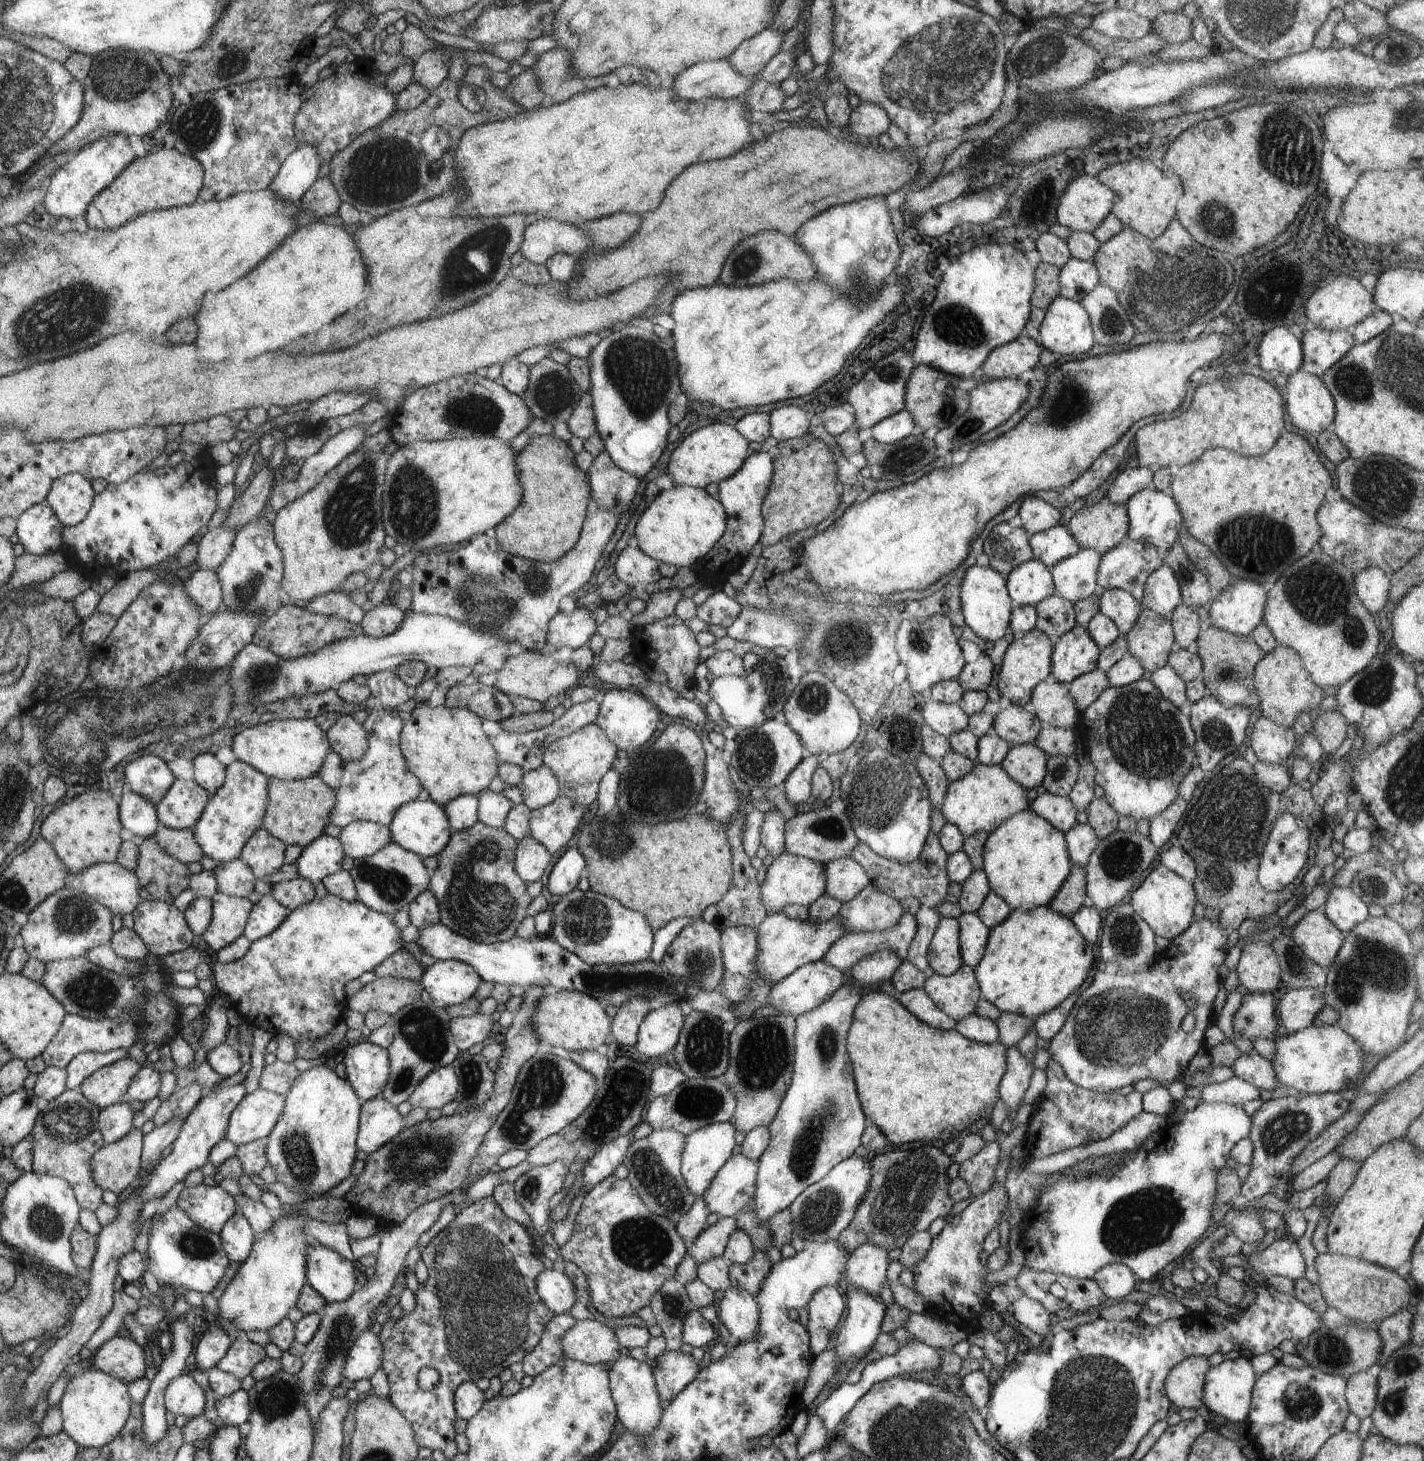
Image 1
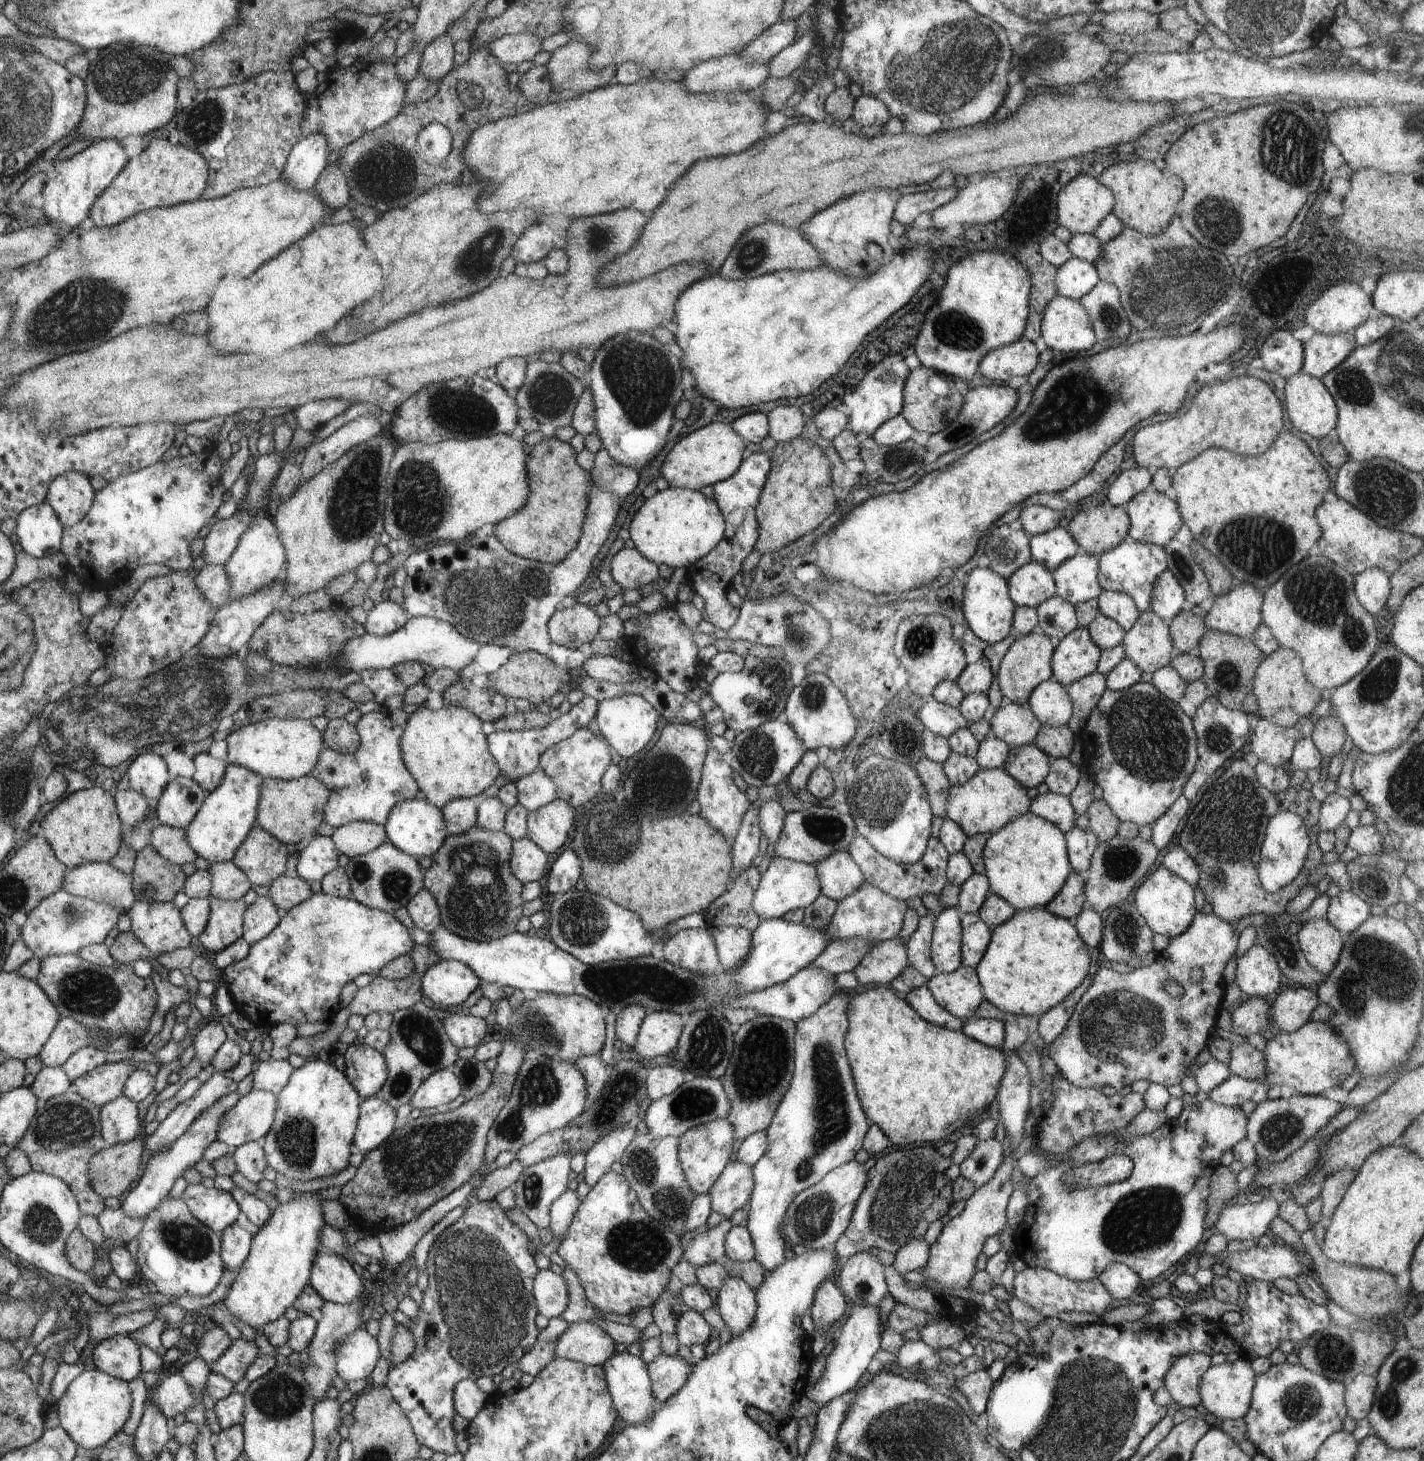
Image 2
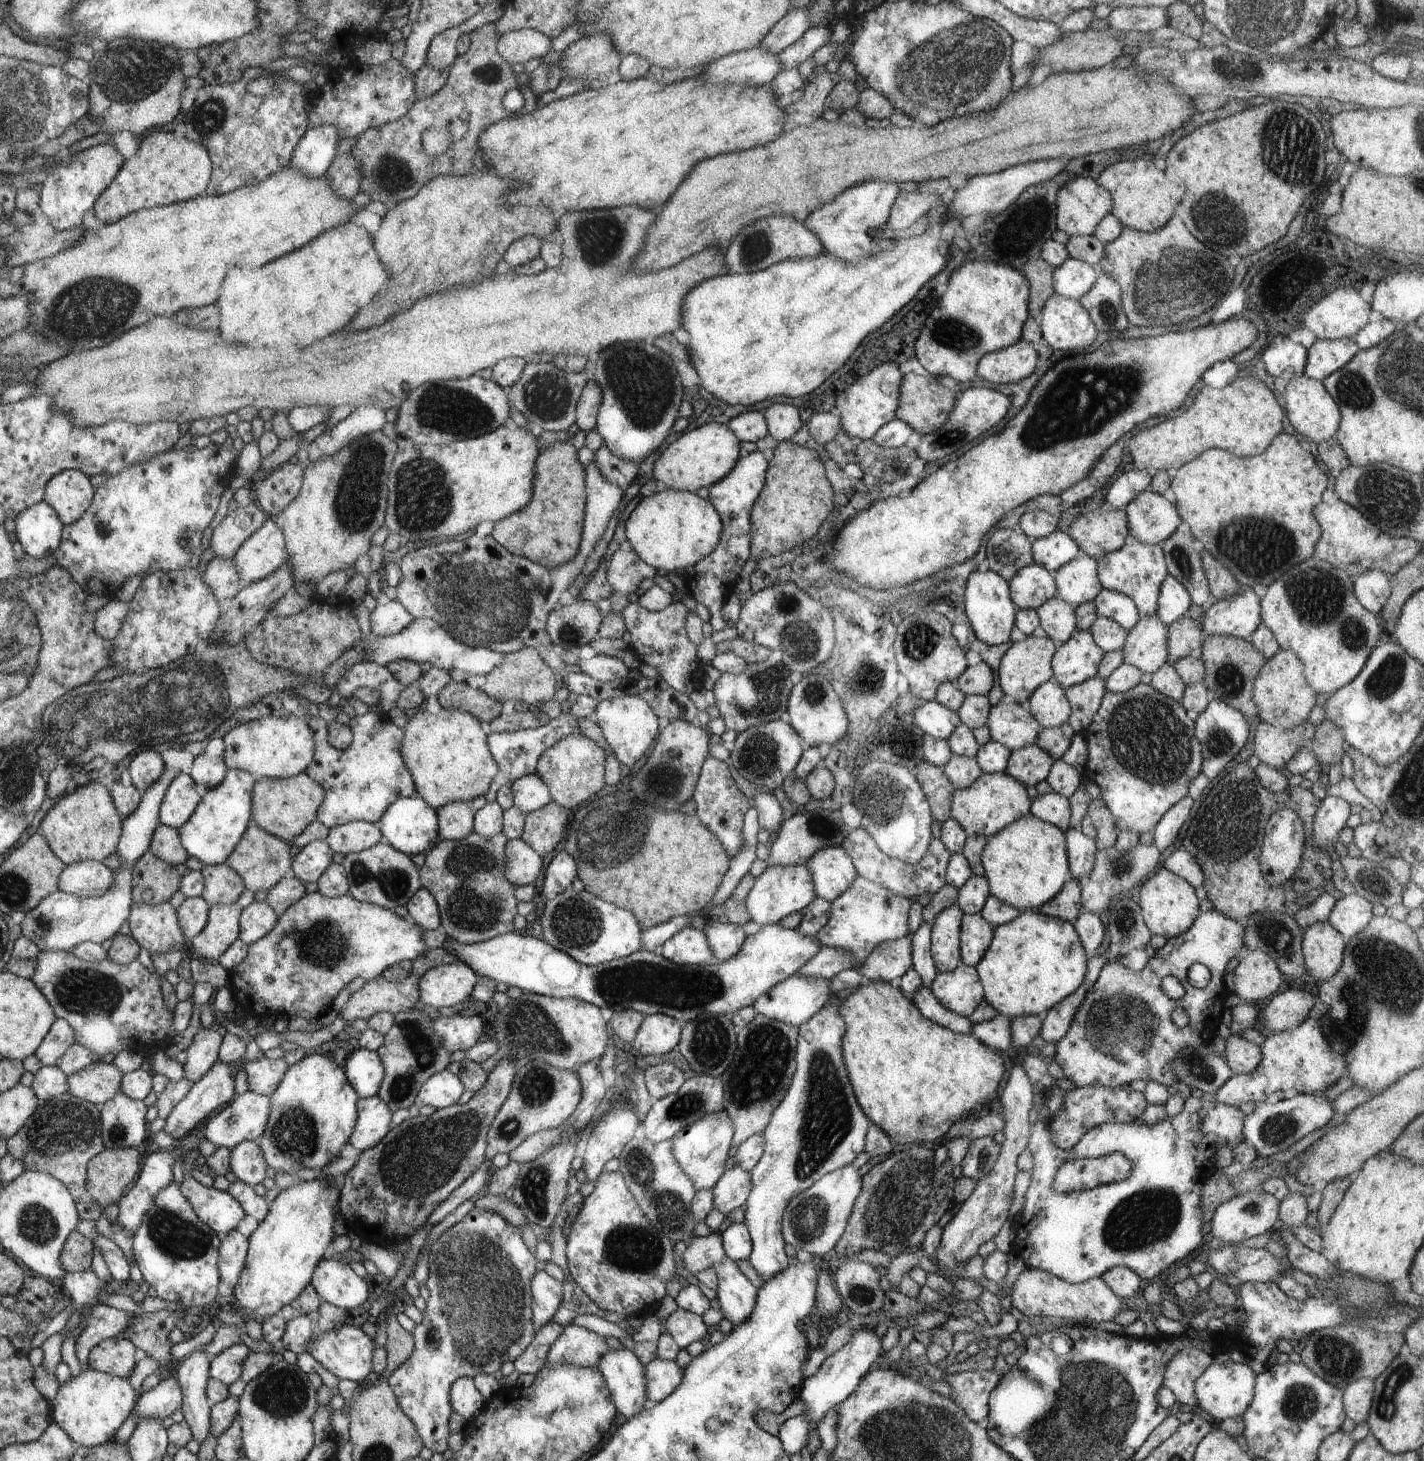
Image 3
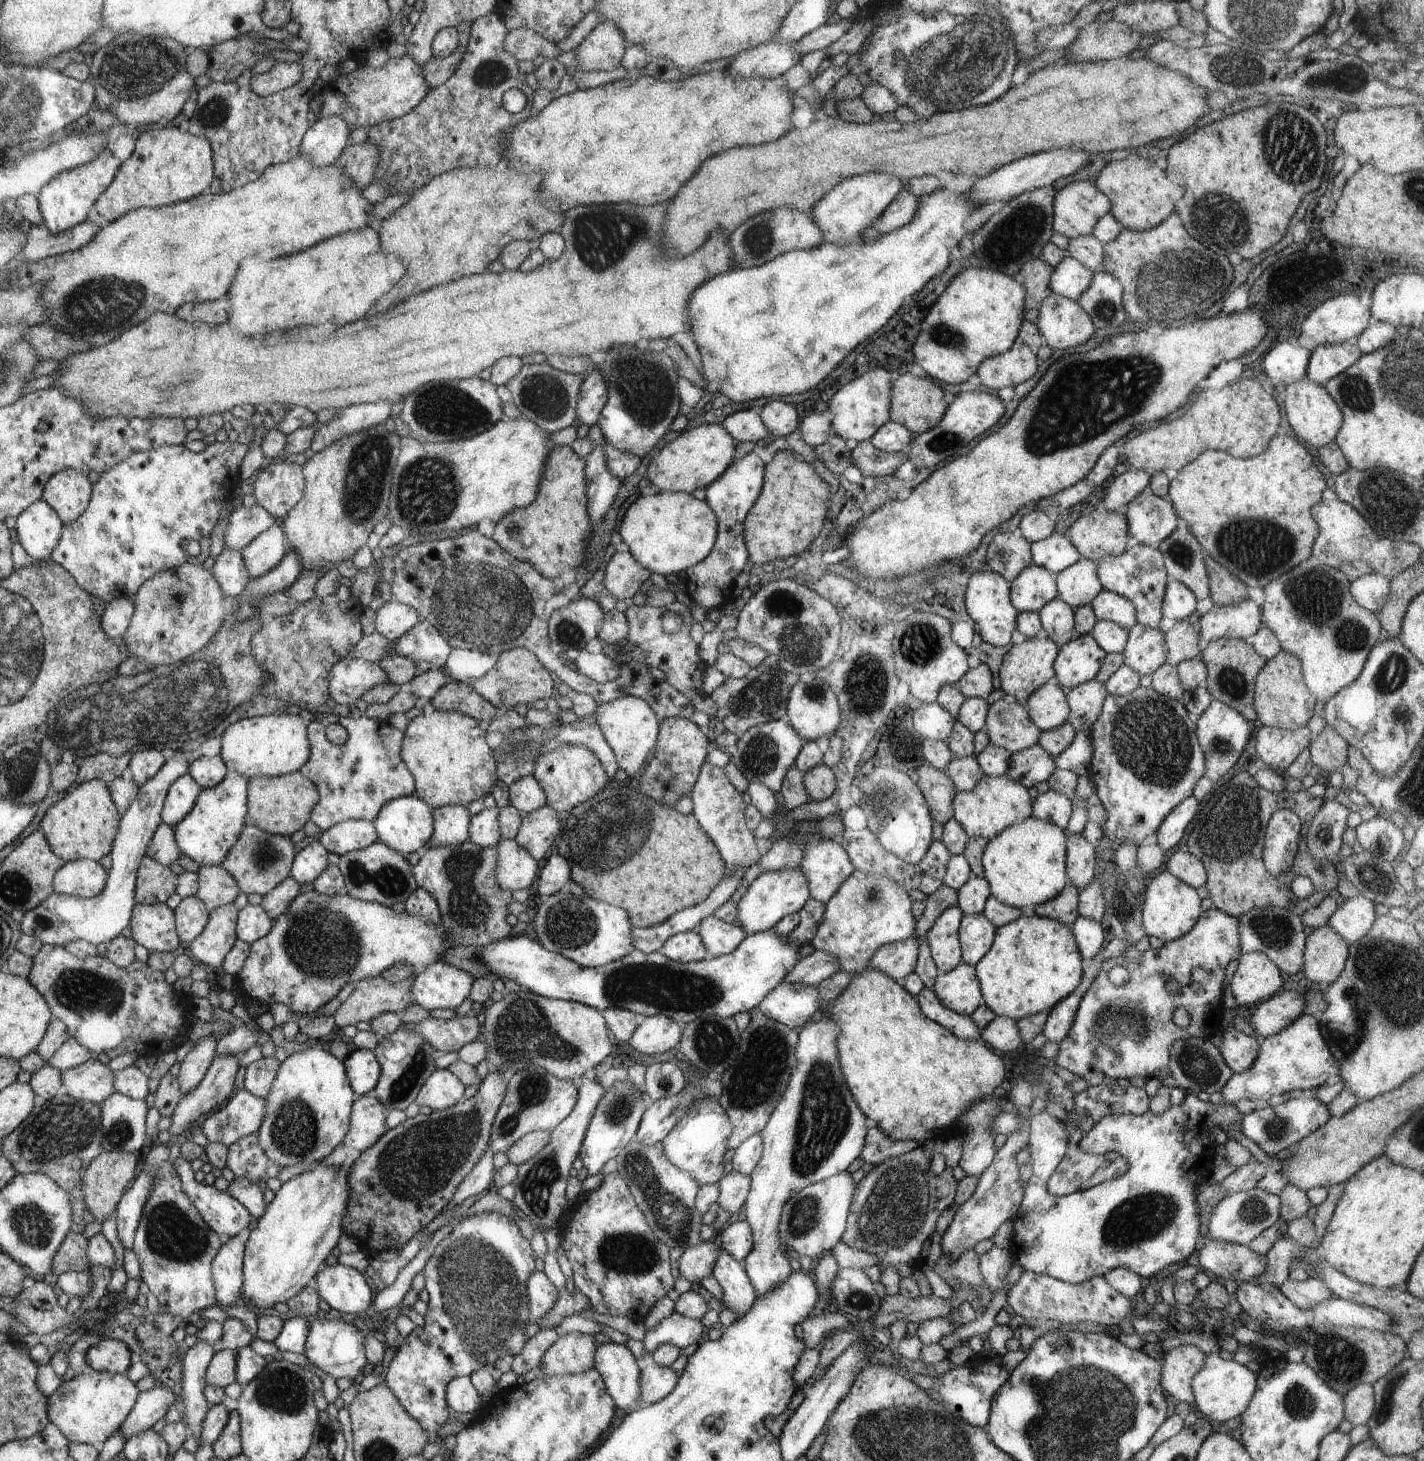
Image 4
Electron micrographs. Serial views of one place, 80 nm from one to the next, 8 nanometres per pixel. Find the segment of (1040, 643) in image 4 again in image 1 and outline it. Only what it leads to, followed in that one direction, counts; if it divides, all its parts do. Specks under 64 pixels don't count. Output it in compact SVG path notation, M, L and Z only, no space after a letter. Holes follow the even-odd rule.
M1034 628L1008 645L996 682L1001 696L1006 696L1010 702L1022 706L1030 700L1034 687L1051 674L1053 643L1051 637Z

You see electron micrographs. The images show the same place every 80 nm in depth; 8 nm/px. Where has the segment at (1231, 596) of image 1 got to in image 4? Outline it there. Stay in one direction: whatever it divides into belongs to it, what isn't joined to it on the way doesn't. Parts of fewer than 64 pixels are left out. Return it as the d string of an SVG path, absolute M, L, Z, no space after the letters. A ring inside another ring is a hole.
M1250 598L1233 605L1214 604L1199 620L1197 628L1204 643L1220 637L1246 640L1262 627L1261 606Z

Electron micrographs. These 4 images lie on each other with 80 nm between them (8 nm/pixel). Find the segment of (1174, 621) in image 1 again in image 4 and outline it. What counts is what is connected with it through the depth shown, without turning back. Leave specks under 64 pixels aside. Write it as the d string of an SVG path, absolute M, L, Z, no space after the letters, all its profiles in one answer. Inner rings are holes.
M1188 618L1178 621L1171 630L1165 633L1164 646L1167 656L1166 663L1176 667L1179 662L1200 657L1200 648L1202 648L1200 644L1202 646L1206 645L1201 640L1201 634L1199 633L1197 625L1191 624Z

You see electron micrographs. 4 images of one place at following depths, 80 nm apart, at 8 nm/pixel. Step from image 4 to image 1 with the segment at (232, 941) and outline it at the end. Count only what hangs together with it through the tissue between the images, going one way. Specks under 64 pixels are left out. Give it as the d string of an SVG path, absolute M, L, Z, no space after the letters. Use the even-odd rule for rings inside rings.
M218 891L211 898L213 915L208 928L201 934L204 942L217 952L232 944L248 926L252 902L246 898Z

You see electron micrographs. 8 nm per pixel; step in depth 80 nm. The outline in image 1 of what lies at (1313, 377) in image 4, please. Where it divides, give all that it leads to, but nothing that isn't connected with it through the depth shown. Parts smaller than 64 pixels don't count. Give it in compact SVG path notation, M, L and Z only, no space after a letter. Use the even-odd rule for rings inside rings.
M1313 325L1307 326L1300 339L1303 350L1301 369L1319 377L1356 343L1347 329L1330 330Z

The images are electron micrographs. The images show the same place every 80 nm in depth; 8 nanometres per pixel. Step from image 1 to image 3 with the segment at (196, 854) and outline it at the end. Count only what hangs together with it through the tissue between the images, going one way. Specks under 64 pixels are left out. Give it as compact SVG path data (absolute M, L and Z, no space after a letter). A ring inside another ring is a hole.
M162 824L153 834L152 844L150 844L149 849L159 859L170 863L172 866L185 863L190 857L185 846L180 841L180 830Z

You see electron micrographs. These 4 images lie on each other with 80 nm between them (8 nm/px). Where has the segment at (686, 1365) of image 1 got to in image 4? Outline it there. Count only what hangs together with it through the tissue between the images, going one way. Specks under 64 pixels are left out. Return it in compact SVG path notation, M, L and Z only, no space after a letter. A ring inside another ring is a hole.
M646 1362L641 1369L641 1404L651 1405L672 1393L680 1380L677 1371L661 1364Z

